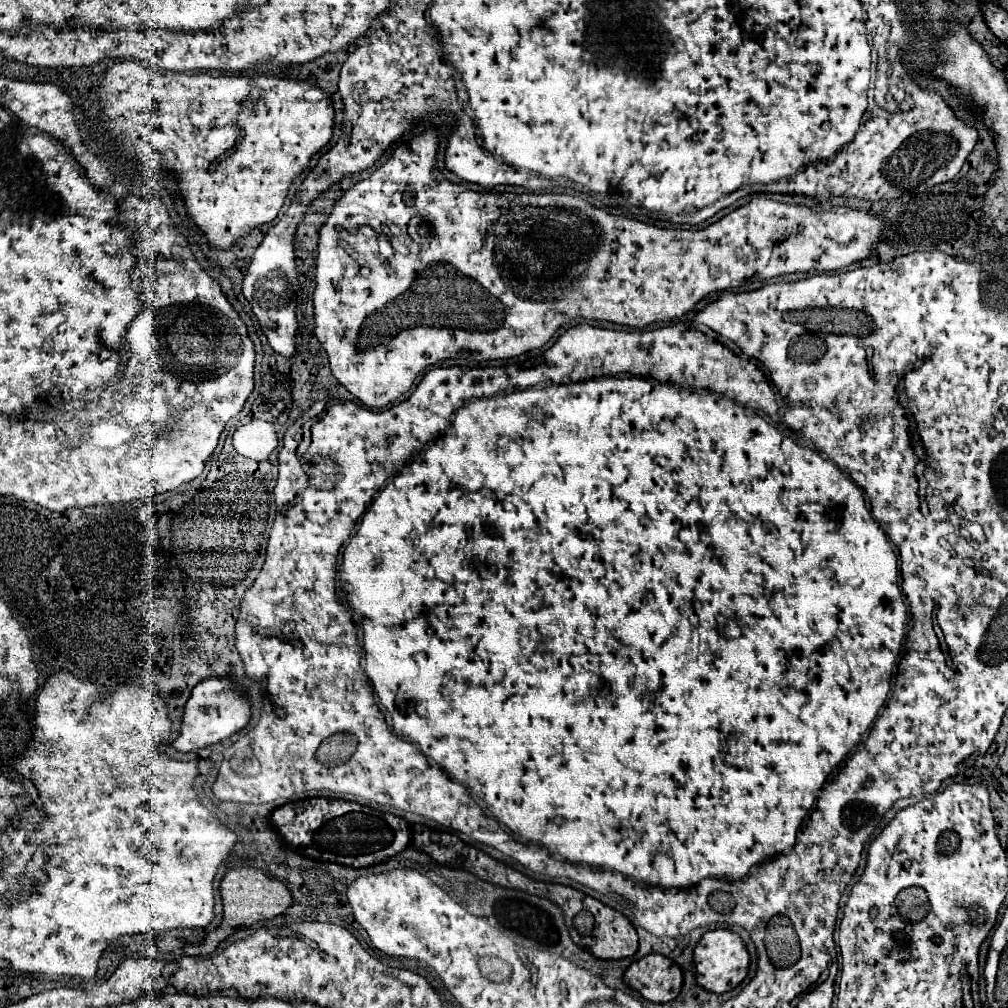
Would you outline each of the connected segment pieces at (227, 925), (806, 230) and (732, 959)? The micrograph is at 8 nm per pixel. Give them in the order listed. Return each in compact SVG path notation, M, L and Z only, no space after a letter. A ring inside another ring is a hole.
M234 867L230 869L222 883L220 883L220 891L222 891L222 903L224 903L224 921L222 925L208 933L206 939L198 945L190 945L186 949L186 953L190 955L208 955L212 953L234 929L238 927L250 927L258 921L264 921L264 919L272 919L272 917L278 917L282 915L288 907L290 907L290 889L286 889L286 885L270 875L266 875L264 871L256 869L256 867Z
M426 129L420 137L416 137L416 139L412 139L412 141L408 143L408 151L404 151L404 155L392 155L392 159L386 161L386 163L384 163L378 171L374 171L368 179L356 183L350 191L346 191L346 193L342 195L342 199L336 203L336 207L334 207L332 215L328 217L328 221L324 223L324 227L320 229L318 267L316 267L316 291L314 291L314 319L316 319L316 329L314 329L314 333L316 333L318 341L322 343L322 347L326 349L328 357L330 357L330 367L332 367L332 373L334 373L334 377L338 379L338 383L342 383L356 399L360 399L360 401L362 401L366 407L370 407L370 409L382 409L382 407L390 405L392 401L396 401L396 399L398 399L400 395L404 395L406 391L410 391L410 387L414 385L416 377L418 377L426 367L434 367L436 363L442 363L442 361L446 361L446 359L472 359L472 361L510 359L510 357L528 353L528 351L532 351L532 349L544 347L544 345L550 341L550 337L552 337L566 321L572 321L572 319L578 319L578 317L582 317L582 319L586 321L610 321L610 323L616 323L616 325L628 325L628 327L638 327L638 329L642 329L642 327L646 327L646 325L650 325L650 323L656 323L656 321L678 319L678 317L686 315L686 313L688 313L702 297L706 297L708 293L726 291L726 289L738 287L740 283L744 283L744 281L748 281L748 279L760 279L760 281L764 281L764 279L772 279L772 277L780 277L780 275L788 275L788 273L808 273L808 271L836 271L836 269L844 269L844 267L848 267L848 265L852 265L852 263L856 263L856 261L866 259L866 257L872 253L874 245L880 241L880 235L882 235L882 229L884 229L882 219L876 217L876 215L870 215L870 213L866 213L866 211L854 211L854 209L848 209L848 207L832 207L832 209L828 209L828 211L824 211L824 213L814 213L810 207L786 205L786 203L772 201L772 199L766 199L766 197L756 197L756 199L752 199L748 205L744 205L744 207L728 213L726 217L722 217L720 221L708 225L706 229L660 229L660 227L654 227L654 225L648 225L648 223L640 223L640 221L636 221L636 219L610 215L610 213L606 213L606 211L602 211L602 209L596 209L596 207L592 207L590 203L586 203L584 199L574 197L574 195L550 195L550 193L548 193L548 195L526 195L526 193L516 195L516 193L476 193L476 191L470 191L470 189L464 187L464 185L456 185L456 183L450 183L450 181L442 179L442 175L440 175L438 171L432 171L432 167L436 165L436 149L438 149L438 133L436 133L434 129ZM368 223L380 223L380 233L384 233L382 225L388 225L388 223L394 225L394 227L392 227L392 237L398 237L398 245L394 247L394 255L392 255L390 259L384 259L384 257L378 255L372 247L364 249L366 237L364 237L362 233L358 233L358 229L360 229L362 225L368 225ZM340 249L344 249L344 253L348 253L348 255L342 257L342 255L340 255ZM480 285L482 285L488 293L480 293ZM492 299L502 305L502 309L504 309L502 315L492 315Z
M714 929L704 933L702 939L698 941L694 949L694 965L696 965L698 985L702 985L712 993L724 993L738 987L746 979L750 967L750 953L738 933L728 929Z

